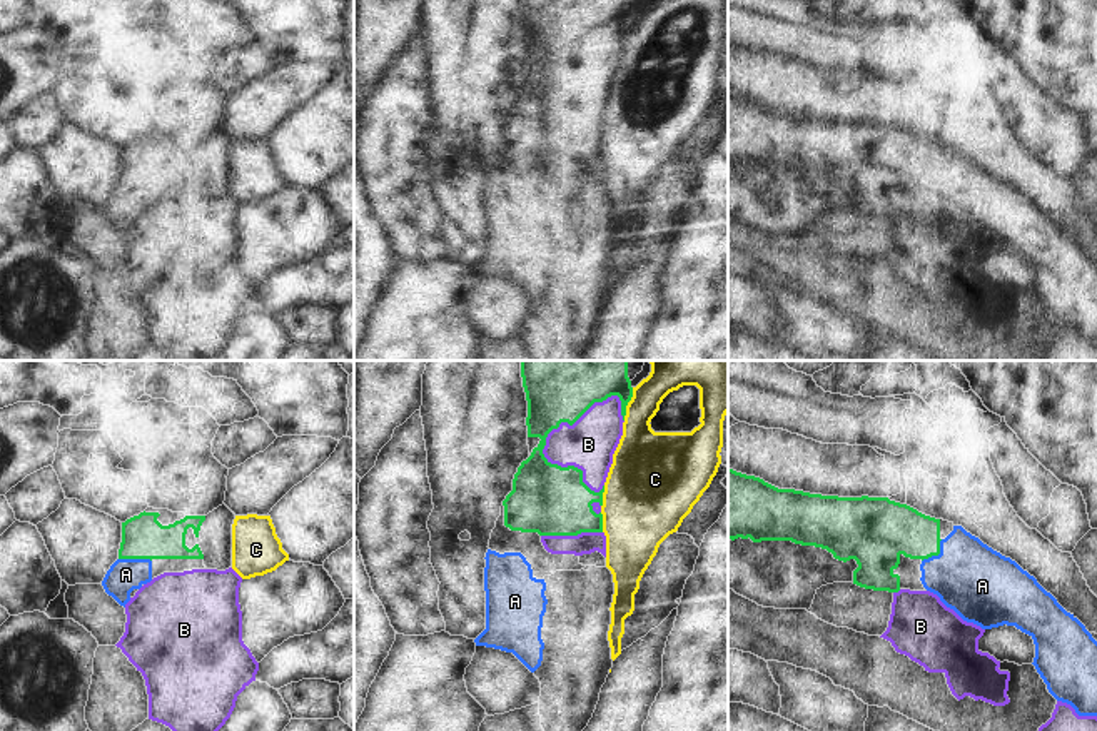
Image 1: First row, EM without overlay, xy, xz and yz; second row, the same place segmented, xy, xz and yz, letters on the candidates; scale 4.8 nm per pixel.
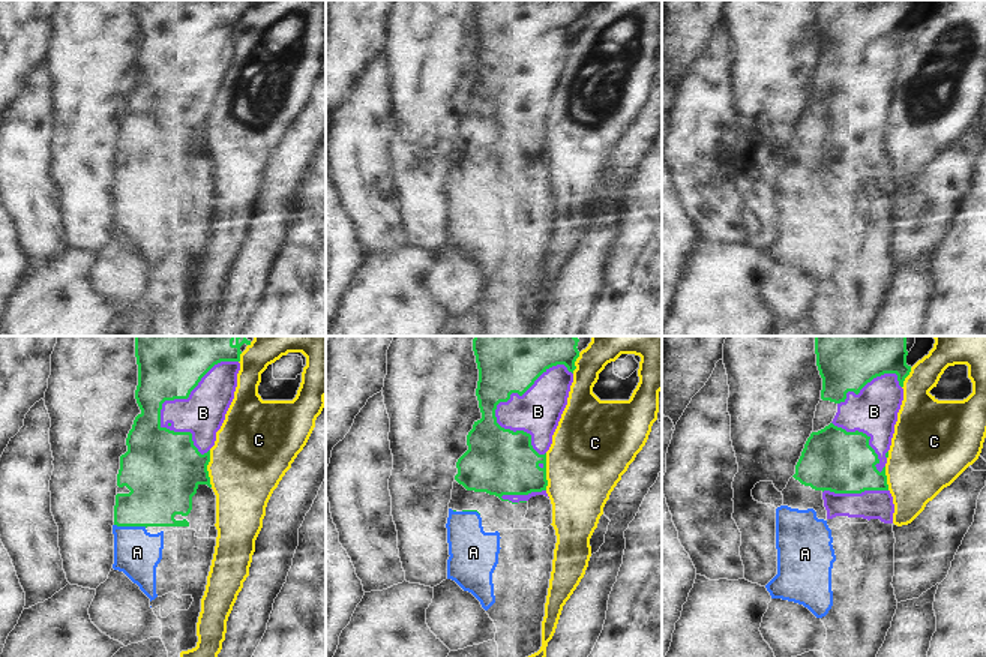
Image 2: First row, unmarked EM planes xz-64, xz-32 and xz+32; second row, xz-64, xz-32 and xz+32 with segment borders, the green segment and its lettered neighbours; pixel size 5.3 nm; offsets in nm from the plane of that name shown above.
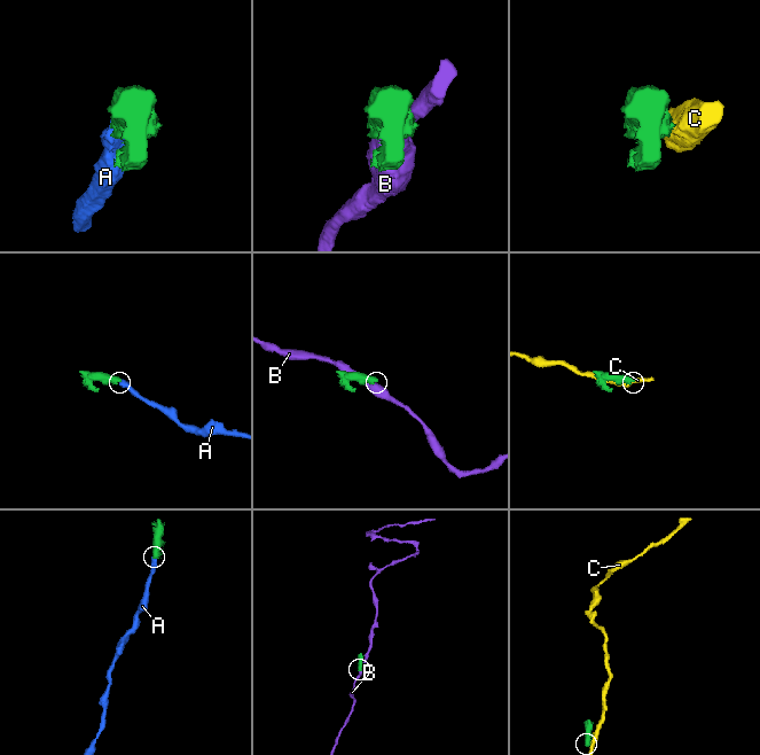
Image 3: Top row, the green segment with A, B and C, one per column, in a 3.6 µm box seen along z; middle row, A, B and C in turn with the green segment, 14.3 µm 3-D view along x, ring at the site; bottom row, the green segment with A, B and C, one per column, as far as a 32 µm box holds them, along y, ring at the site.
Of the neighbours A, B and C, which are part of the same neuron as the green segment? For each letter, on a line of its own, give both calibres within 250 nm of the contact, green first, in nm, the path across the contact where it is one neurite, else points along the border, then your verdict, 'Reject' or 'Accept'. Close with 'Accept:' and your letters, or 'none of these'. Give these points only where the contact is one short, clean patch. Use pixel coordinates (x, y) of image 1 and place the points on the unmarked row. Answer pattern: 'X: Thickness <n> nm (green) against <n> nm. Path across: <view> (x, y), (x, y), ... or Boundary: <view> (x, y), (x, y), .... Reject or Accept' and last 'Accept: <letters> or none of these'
A: Thickness 200 nm (green) against 160 nm. Path across: xy (142, 162), (136, 184), (134, 192), (126, 201). Accept
B: Thickness 300 nm (green) against 240 nm. Reject
C: Thickness 190 nm (green) against 240 nm. Reject
Accept: A

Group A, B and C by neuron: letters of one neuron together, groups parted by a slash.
A / B / C

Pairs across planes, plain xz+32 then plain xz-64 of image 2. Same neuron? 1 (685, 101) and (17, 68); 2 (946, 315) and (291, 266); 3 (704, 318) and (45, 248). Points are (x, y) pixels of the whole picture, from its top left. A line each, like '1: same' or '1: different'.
1: different
2: same
3: different

